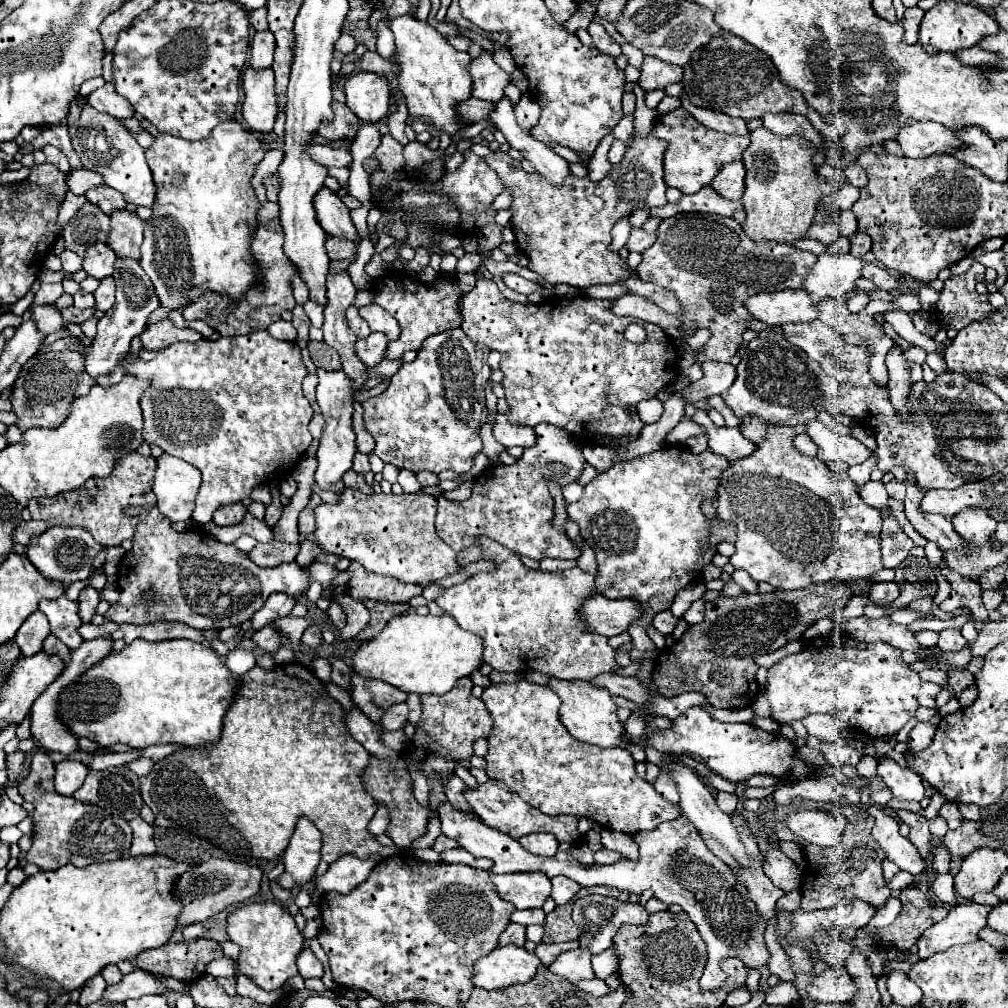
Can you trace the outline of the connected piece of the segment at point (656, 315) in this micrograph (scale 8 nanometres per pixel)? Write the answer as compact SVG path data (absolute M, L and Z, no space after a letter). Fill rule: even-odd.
M626 294L622 298L614 298L612 312L622 314L622 316L634 316L634 318L644 320L644 322L654 322L660 328L668 328L668 326L680 328L680 322L676 316L664 312L662 308L658 308L656 304L652 304L640 296L628 296Z

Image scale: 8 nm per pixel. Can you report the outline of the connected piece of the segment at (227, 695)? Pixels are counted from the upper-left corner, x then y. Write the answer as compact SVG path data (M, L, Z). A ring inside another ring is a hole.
M134 640L132 644L126 644L118 654L108 654L100 664L94 664L84 676L80 676L74 684L70 684L62 696L60 696L60 714L62 720L70 726L70 730L76 736L82 738L90 738L94 742L98 742L100 746L114 746L118 742L124 742L132 748L146 748L152 744L178 744L178 746L192 746L192 748L200 748L206 744L216 744L218 736L222 732L222 718L226 716L230 704L234 704L234 698L240 690L240 680L234 678L234 674L228 670L228 666L224 664L224 660L208 646L202 646L198 642L192 640L162 640L162 642L148 642L148 640Z

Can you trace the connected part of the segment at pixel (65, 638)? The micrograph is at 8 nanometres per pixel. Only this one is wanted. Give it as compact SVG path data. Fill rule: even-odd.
M66 594L56 600L40 600L40 612L46 614L52 634L58 636L68 648L74 650L82 644L82 636L76 632L76 628L82 624L78 604L68 600Z

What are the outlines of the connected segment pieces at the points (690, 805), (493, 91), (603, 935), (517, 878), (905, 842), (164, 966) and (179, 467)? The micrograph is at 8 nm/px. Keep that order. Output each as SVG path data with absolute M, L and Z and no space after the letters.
M664 762L660 764L660 768L672 768L672 774L674 774L674 782L678 786L678 792L680 792L680 806L682 806L682 812L684 816L696 826L696 830L700 832L700 836L704 840L716 840L718 844L722 844L726 848L726 852L742 866L750 864L750 858L746 856L746 850L742 848L742 840L734 828L734 824L730 822L732 818L726 816L718 806L716 806L716 800L712 796L712 792L704 786L704 782L700 780L700 776L688 768L688 766L680 766L680 764L674 764L674 762Z
M484 52L470 64L472 76L472 96L486 102L500 102L504 98L504 88L510 84L510 76L492 60L490 52Z
M588 894L582 896L574 902L574 912L572 912L572 920L576 922L576 926L580 928L580 948L590 948L590 952L596 956L604 950L608 950L612 946L612 938L618 932L618 928L622 924L646 924L648 920L648 912L644 906L640 904L632 904L632 902L620 902L614 898L606 898L600 894Z
M518 872L518 874L490 874L502 900L514 904L518 910L542 908L550 896L550 880L542 872Z
M870 806L868 812L876 818L876 824L872 828L872 836L886 852L886 858L890 862L894 862L900 870L906 870L914 876L920 874L924 870L924 860L918 854L916 846L908 838L900 836L898 820L876 806Z
M198 938L194 942L168 942L160 948L154 950L144 950L142 954L136 956L136 966L156 974L156 976L166 976L166 978L174 978L174 980L182 980L184 984L192 984L194 980L198 980L198 976L204 974L206 964L214 958L222 956L222 948L216 940L208 940L208 938Z
M162 454L158 458L158 468L156 468L156 474L154 474L154 486L152 486L152 490L154 490L156 498L158 498L158 510L170 522L190 520L198 488L200 488L200 472L194 466L190 466L184 460L178 460L176 456L170 456L170 454Z

